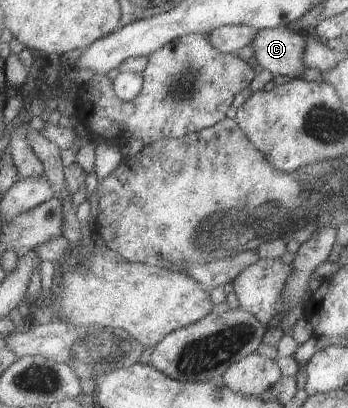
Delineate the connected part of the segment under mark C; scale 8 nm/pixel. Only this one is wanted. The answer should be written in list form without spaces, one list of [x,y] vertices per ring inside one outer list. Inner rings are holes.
[[[285,26],[261,29],[250,44],[257,64],[273,76],[286,75],[293,79],[303,74],[305,39],[299,32],[289,31]]]

